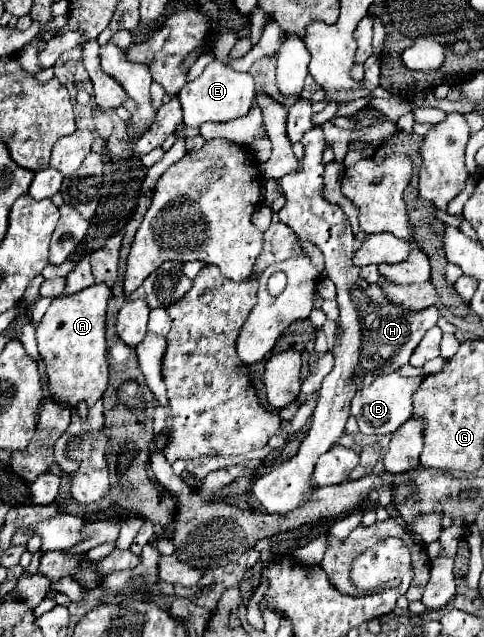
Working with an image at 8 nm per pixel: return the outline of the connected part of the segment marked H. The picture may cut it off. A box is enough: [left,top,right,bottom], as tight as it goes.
[253,127,441,515]

